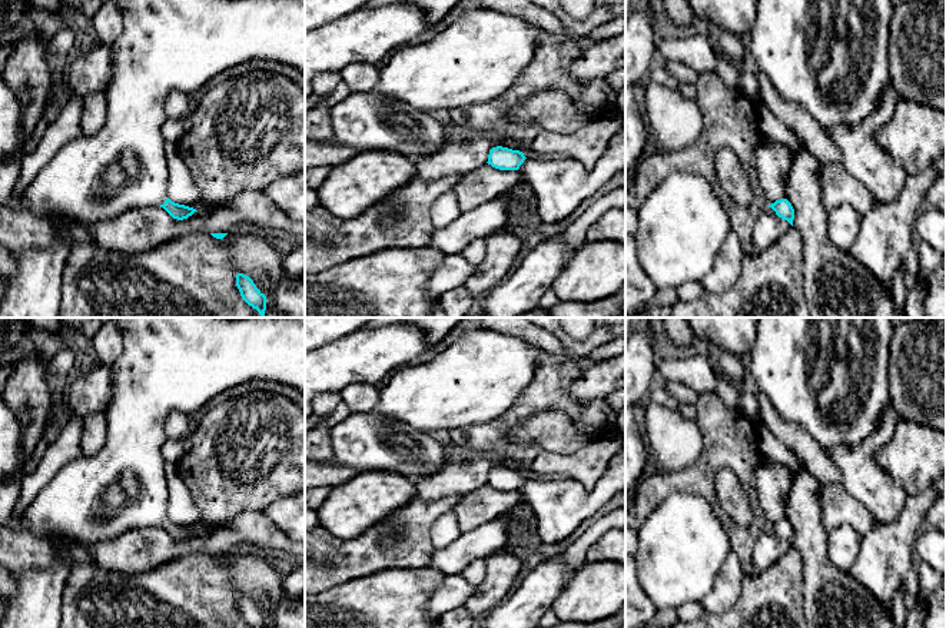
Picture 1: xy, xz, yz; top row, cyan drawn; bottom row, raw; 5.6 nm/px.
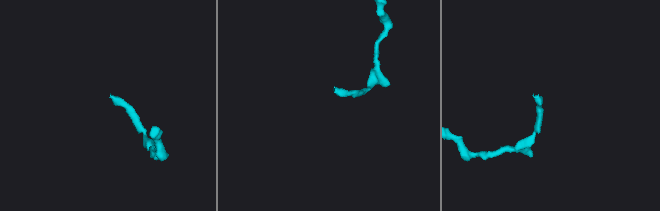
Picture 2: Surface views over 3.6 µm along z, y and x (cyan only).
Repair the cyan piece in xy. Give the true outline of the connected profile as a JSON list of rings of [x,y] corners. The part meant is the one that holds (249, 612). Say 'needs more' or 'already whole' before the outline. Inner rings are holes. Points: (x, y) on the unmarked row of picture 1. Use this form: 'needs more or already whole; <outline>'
already whole; [[[236,595],[236,607],[242,619],[252,628],[266,628],[266,617],[256,608],[253,601],[243,595]]]

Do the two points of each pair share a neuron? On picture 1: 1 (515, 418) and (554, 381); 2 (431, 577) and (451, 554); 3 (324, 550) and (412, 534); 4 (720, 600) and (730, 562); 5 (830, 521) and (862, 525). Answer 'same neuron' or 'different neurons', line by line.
1: same neuron
2: different neurons
3: same neuron
4: same neuron
5: same neuron

